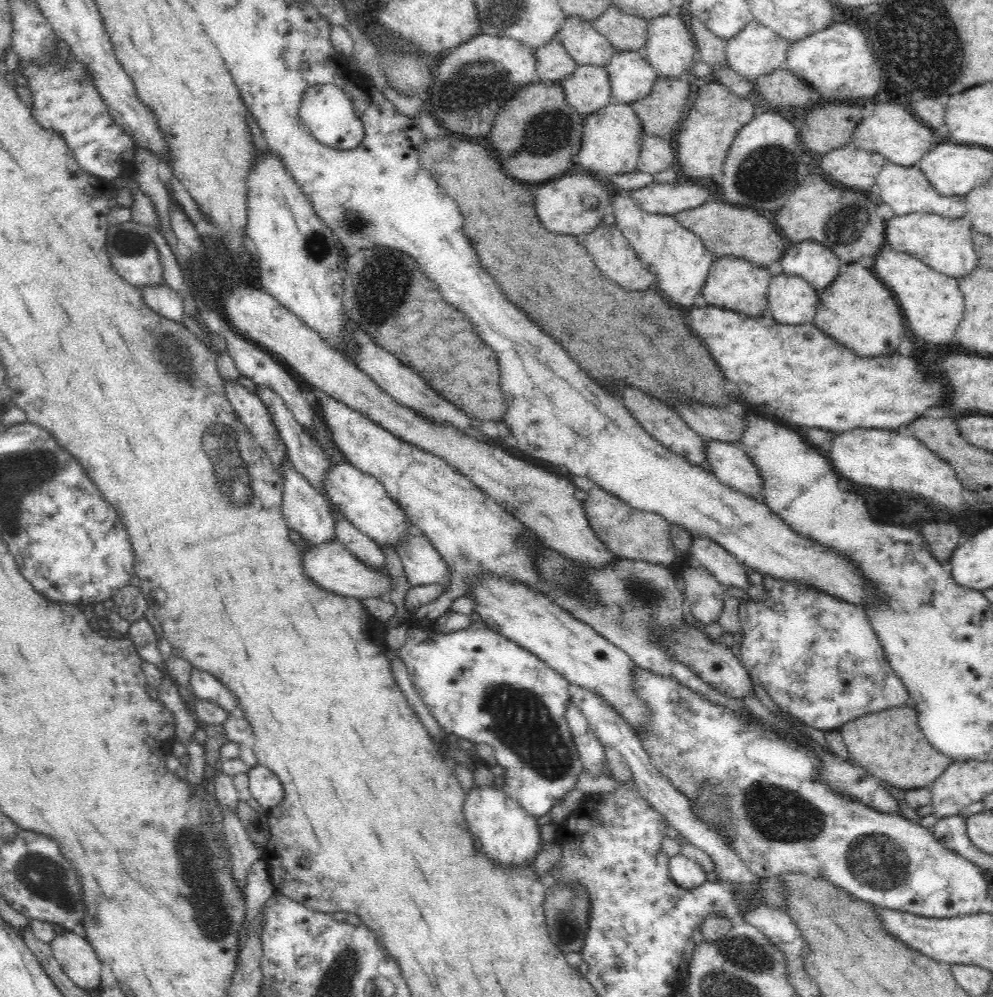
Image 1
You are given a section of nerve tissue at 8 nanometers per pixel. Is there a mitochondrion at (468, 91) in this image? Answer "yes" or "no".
yes

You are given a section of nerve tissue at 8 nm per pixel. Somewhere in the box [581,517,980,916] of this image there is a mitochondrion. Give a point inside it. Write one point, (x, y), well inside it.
(778, 816)

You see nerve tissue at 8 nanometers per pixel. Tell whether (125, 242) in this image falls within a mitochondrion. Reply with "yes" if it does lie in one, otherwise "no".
yes

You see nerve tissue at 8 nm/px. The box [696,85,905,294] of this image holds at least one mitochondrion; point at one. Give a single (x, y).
(763, 173)

